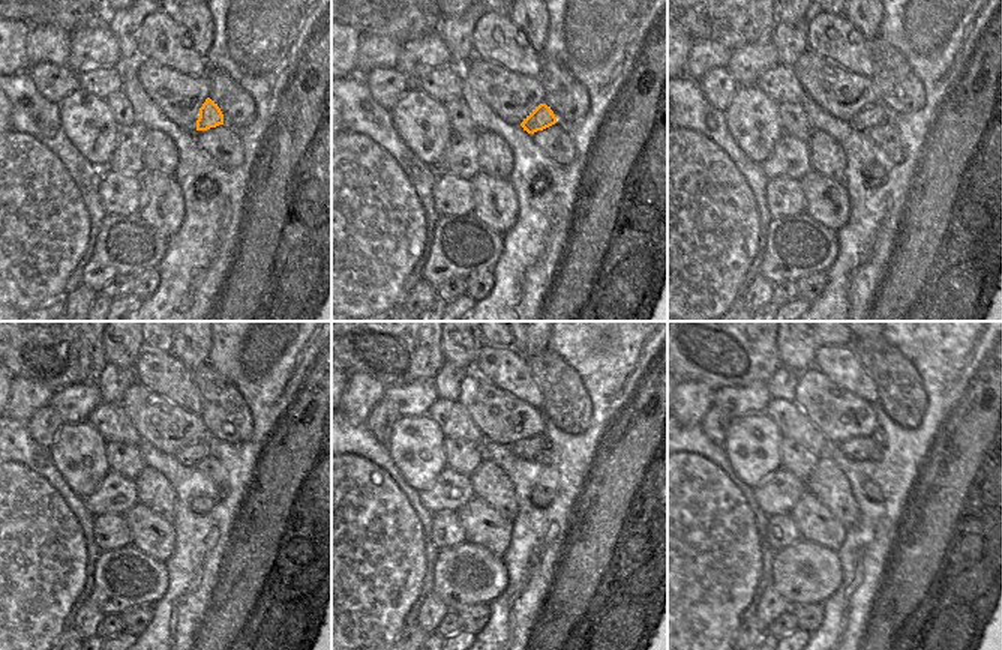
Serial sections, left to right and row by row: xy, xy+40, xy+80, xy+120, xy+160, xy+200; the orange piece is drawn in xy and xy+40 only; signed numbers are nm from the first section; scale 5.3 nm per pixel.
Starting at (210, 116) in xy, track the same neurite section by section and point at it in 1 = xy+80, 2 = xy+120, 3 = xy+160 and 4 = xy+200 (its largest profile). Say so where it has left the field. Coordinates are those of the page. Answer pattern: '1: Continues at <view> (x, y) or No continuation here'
1: Continues at xy+80 (875, 114)
2: Continues at xy+120 (195, 452)
3: Continues at xy+160 (527, 449)
4: Continues at xy+200 (857, 448).

